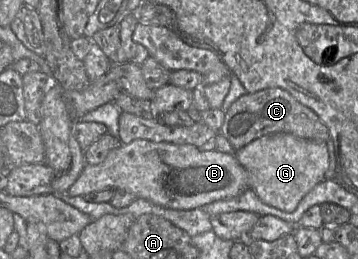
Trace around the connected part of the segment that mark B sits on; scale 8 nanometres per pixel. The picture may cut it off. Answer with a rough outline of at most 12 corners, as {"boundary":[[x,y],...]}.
{"boundary":[[137,139],[67,194],[108,188],[190,210],[249,187],[234,154]]}

